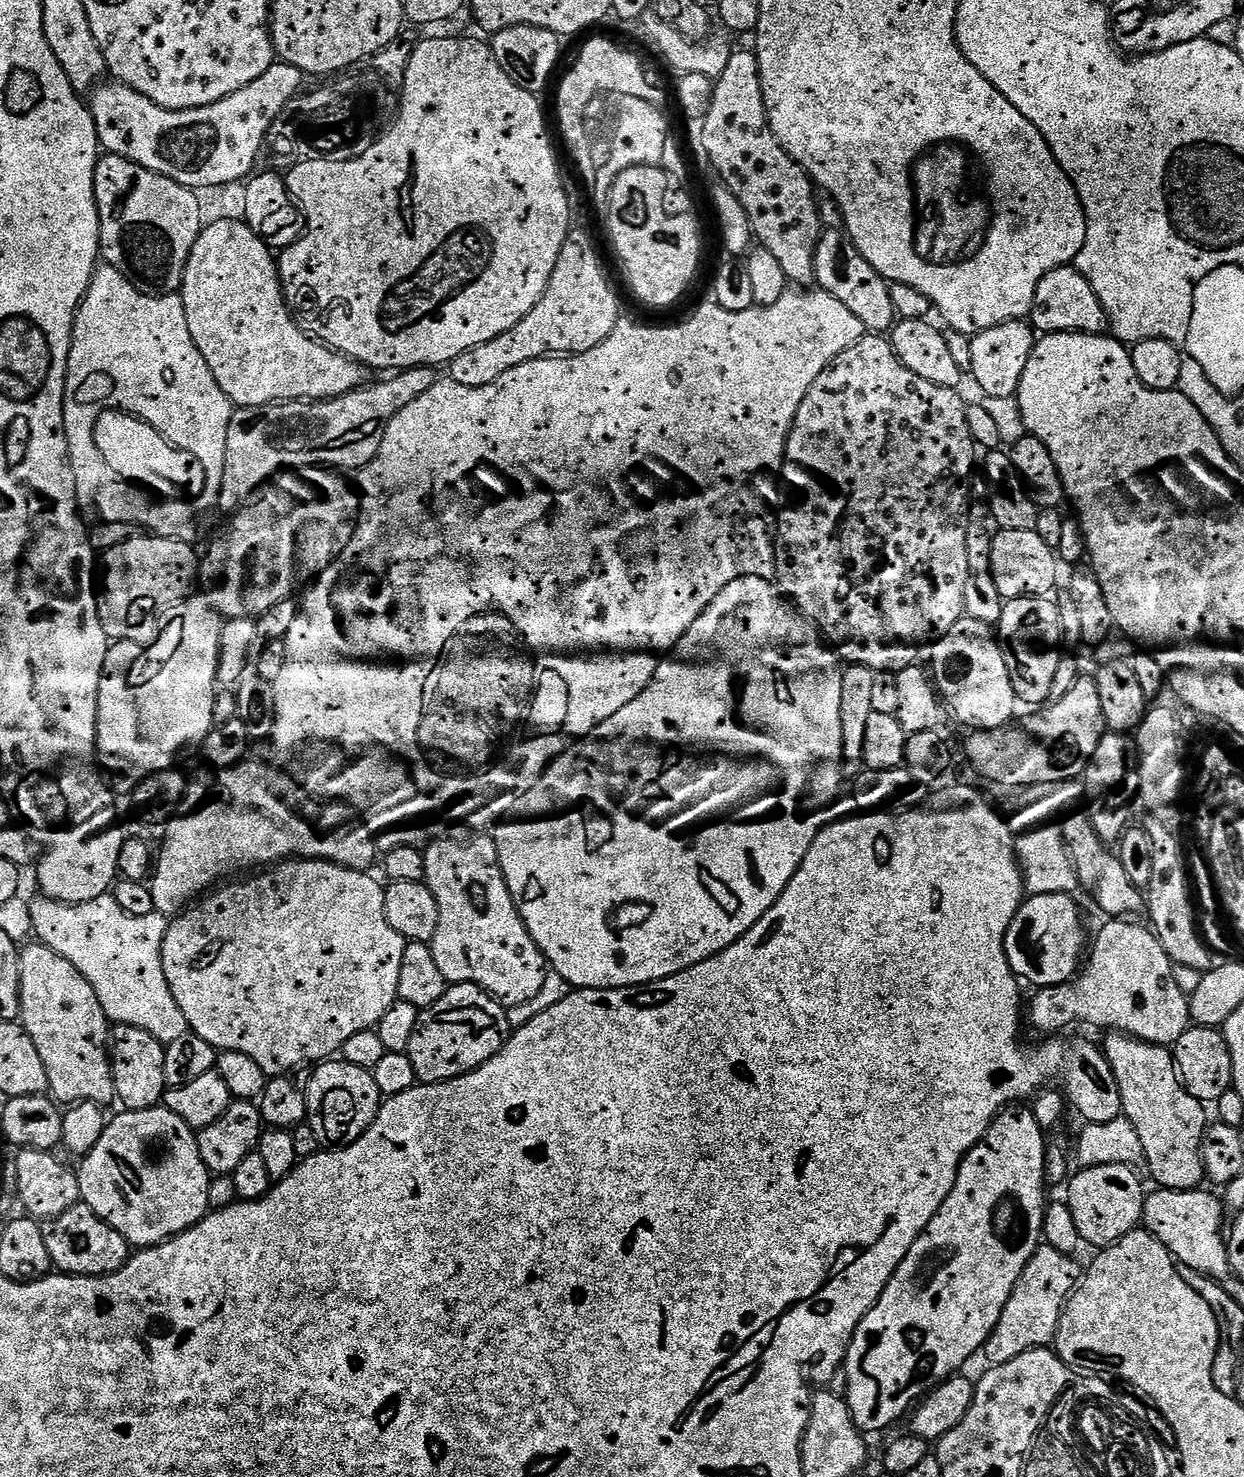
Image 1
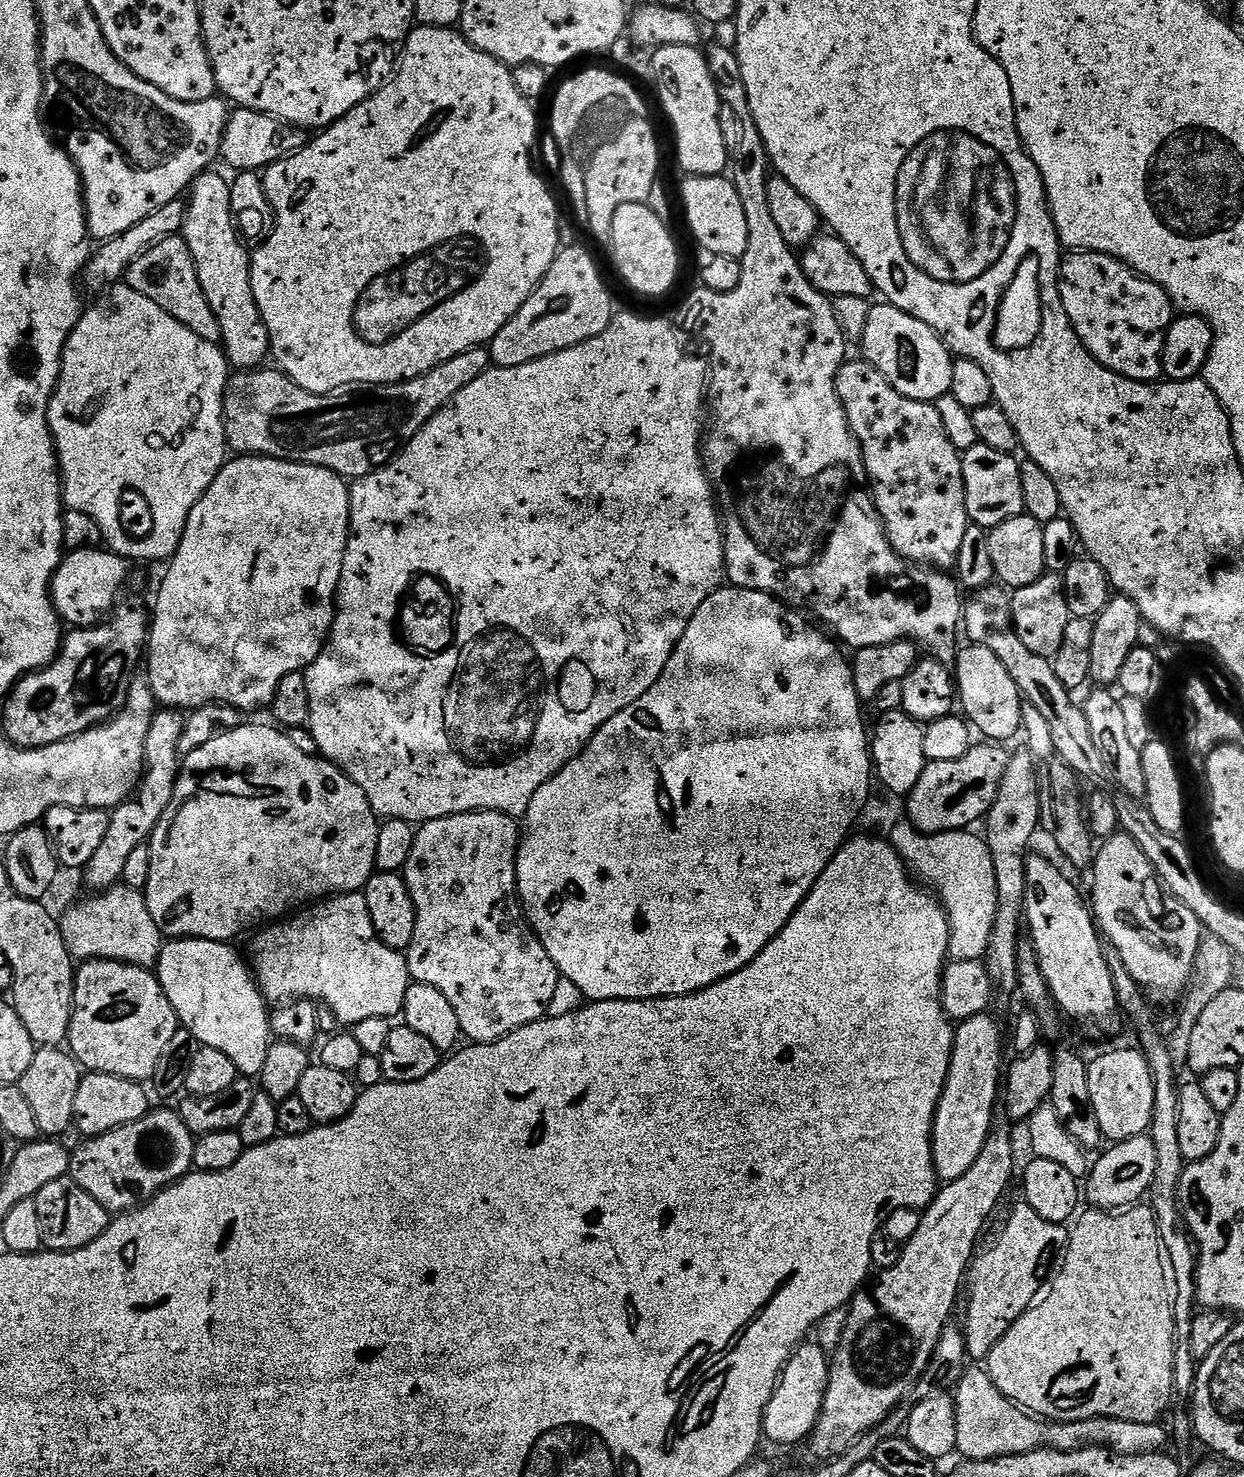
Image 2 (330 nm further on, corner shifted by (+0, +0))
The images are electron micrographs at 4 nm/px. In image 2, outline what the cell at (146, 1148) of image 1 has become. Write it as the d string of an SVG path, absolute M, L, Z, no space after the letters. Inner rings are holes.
M160 1106L157 1110L149 1110L138 1122L130 1122L113 1132L107 1132L101 1136L93 1136L85 1139L80 1147L76 1149L72 1157L70 1175L73 1180L90 1194L90 1198L98 1198L102 1206L110 1214L123 1214L133 1211L142 1204L153 1200L161 1190L175 1184L183 1176L193 1171L194 1150L196 1140L192 1132L186 1130L186 1122L182 1122L179 1111L170 1109L168 1106Z

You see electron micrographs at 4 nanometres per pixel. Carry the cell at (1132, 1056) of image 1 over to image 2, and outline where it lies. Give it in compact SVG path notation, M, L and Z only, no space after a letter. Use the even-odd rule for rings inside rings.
M1029 855L1026 870L1026 894L1024 895L1024 915L1026 932L1035 946L1042 976L1048 983L1048 993L1052 995L1052 1003L1061 1013L1073 1016L1076 1020L1088 1020L1088 1024L1096 1032L1116 1032L1120 1028L1120 1003L1116 997L1116 987L1111 978L1110 968L1106 964L1103 948L1105 941L1094 919L1089 901L1080 897L1072 880L1056 864L1051 864L1044 856Z

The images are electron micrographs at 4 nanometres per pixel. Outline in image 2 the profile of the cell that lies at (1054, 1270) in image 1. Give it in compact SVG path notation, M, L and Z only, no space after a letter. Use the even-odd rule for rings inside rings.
M1017 1204L1008 1221L1001 1226L1000 1233L993 1238L992 1245L973 1259L966 1276L968 1309L964 1312L962 1327L968 1360L972 1362L987 1361L990 1350L1002 1342L1006 1330L1022 1318L1027 1308L1037 1303L1049 1279L1048 1267L1052 1263L1053 1267L1068 1247L1070 1232L1065 1225L1046 1222L1046 1218L1041 1218L1029 1204Z

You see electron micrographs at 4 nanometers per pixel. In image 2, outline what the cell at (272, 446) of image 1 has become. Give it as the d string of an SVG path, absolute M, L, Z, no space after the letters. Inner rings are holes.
M487 347L471 348L444 364L439 364L425 376L404 380L401 384L381 384L360 390L357 396L329 394L319 396L302 390L288 376L279 370L240 370L228 381L224 392L224 436L228 447L236 454L253 456L273 456L276 460L288 460L292 464L313 464L345 478L368 476L378 468L383 468L399 453L400 449L452 401L458 390L466 390L474 378L490 367L490 352Z

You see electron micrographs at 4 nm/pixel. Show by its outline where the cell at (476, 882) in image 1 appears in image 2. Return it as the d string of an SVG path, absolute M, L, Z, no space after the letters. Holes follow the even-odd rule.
M463 812L446 818L428 820L416 828L414 850L410 850L410 858L402 873L405 882L408 883L410 898L414 902L416 911L414 938L406 949L409 977L417 984L434 986L434 990L440 991L448 999L450 1006L454 1006L454 1014L458 1014L461 1033L474 1044L492 1044L495 1040L510 1035L522 1026L530 1026L534 1022L545 1019L548 1016L550 1002L554 999L554 990L562 978L550 954L546 954L542 942L536 937L536 931L528 925L528 918L524 915L516 890L516 849L520 846L521 835L521 825L513 817L501 812Z

